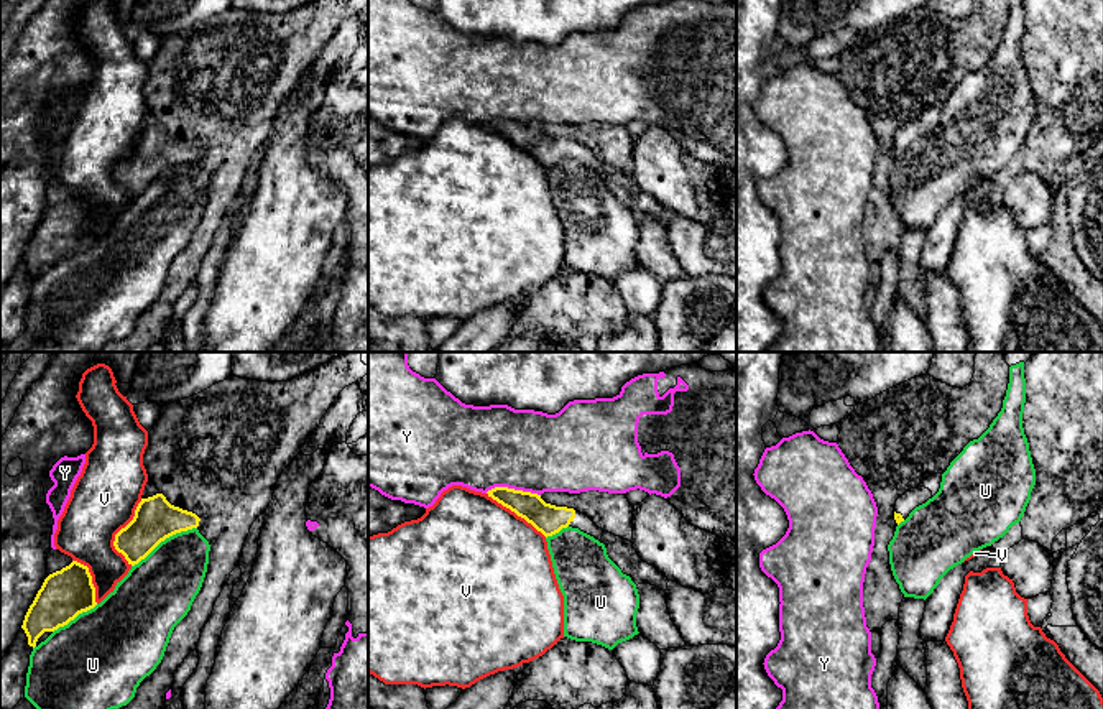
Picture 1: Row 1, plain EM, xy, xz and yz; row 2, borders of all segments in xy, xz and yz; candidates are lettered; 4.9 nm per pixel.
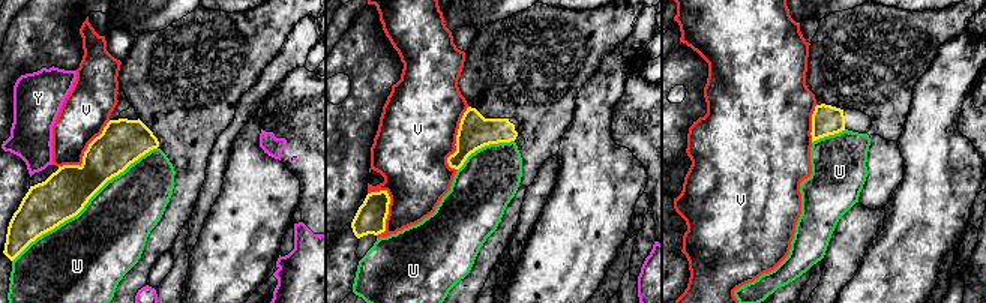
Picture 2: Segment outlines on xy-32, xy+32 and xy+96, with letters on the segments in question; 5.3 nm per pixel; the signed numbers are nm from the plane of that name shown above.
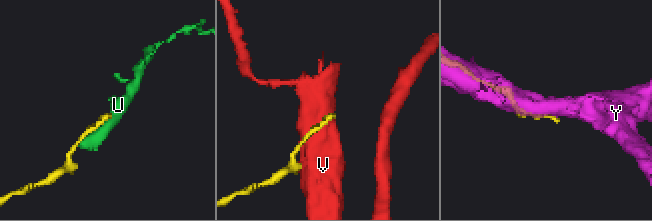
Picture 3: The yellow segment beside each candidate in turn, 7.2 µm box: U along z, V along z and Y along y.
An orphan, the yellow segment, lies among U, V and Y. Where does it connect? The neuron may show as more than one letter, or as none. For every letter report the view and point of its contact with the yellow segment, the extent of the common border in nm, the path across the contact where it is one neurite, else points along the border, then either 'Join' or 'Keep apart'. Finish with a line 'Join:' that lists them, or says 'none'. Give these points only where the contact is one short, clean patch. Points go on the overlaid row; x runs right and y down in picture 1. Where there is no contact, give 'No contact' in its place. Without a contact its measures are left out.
U: Touches yellow at xy (163, 540). Shared border 380 nm. Keep apart
V: Touches yellow at xy (119, 532). Shared border 340 nm. Keep apart
Y: Touches yellow at xz (513, 489). Shared border 280 nm. Keep apart
Join: none

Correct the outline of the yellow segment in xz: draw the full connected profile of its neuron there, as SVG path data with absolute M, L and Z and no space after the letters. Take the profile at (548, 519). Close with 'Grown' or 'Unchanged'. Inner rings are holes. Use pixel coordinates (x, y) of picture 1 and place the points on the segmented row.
M495 487L487 494L518 517L524 518L546 538L559 533L562 528L572 526L602 543L603 530L598 528L587 515L574 508L556 507L546 503L538 494L508 487Z. Grown

